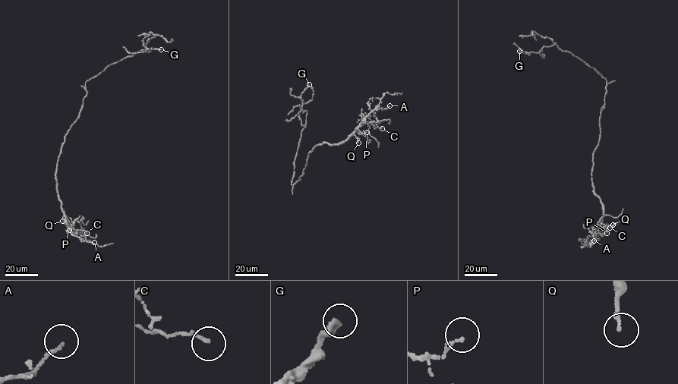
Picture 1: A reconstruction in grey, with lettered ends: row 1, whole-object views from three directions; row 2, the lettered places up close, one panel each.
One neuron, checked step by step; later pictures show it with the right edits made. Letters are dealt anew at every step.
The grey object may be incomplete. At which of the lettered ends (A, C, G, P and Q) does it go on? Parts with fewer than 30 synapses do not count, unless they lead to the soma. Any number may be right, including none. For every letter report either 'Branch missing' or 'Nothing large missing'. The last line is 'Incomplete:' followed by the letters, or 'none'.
A: Nothing large missing
C: Nothing large missing
G: Nothing large missing
P: Nothing large missing
Q: Nothing large missing
Incomplete: none

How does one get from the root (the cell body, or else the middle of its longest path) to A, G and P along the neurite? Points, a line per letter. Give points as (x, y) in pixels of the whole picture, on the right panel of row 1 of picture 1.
A: (600, 127), (592, 183), (603, 218), (591, 243), (594, 240)
G: (600, 127), (606, 79), (555, 44), (543, 46), (537, 52), (519, 51)
P: (600, 127), (598, 144), (593, 155), (592, 183), (593, 193), (600, 198), (603, 209), (599, 228), (607, 233)

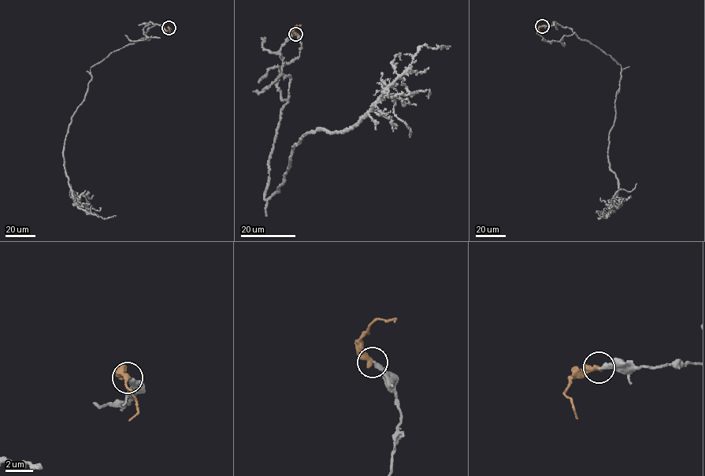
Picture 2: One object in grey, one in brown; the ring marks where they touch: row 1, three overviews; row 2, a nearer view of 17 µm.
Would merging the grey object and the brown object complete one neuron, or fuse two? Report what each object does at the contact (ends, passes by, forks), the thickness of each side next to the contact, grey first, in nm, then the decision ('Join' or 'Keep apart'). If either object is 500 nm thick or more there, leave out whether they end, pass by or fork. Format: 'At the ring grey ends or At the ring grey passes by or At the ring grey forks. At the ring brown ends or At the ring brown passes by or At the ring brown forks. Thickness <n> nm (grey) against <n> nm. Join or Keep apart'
At the ring grey ends. At the ring brown ends. Thickness 320 nm (grey) against 380 nm. Join

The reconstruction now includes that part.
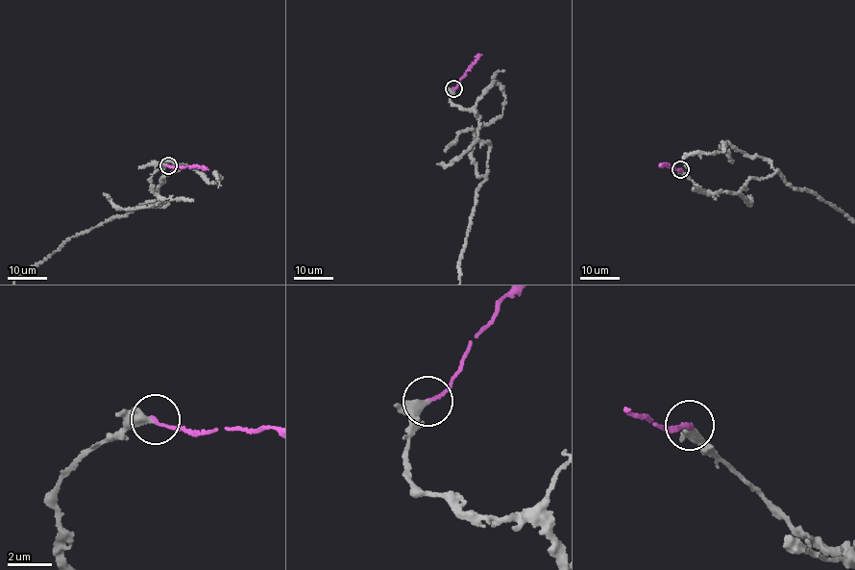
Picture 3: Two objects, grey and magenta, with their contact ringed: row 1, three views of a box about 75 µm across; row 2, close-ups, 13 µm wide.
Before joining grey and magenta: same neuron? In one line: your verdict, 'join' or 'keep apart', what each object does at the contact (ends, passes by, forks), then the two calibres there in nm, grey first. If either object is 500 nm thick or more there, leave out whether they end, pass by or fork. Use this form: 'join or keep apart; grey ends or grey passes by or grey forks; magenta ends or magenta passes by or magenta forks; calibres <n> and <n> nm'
join; grey ends; magenta ends; calibres 360 and 170 nm

